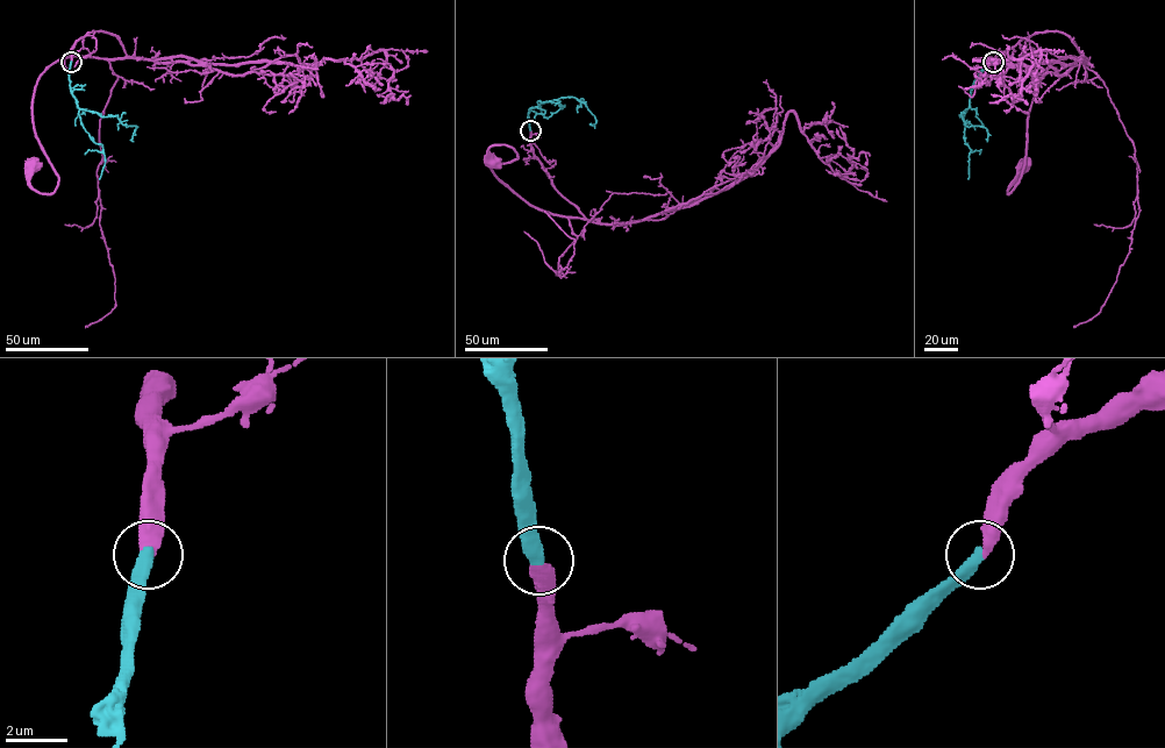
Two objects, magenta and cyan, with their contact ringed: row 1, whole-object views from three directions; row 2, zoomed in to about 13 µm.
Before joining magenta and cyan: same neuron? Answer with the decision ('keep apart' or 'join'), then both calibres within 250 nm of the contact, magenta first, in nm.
join | 480/460 nm

